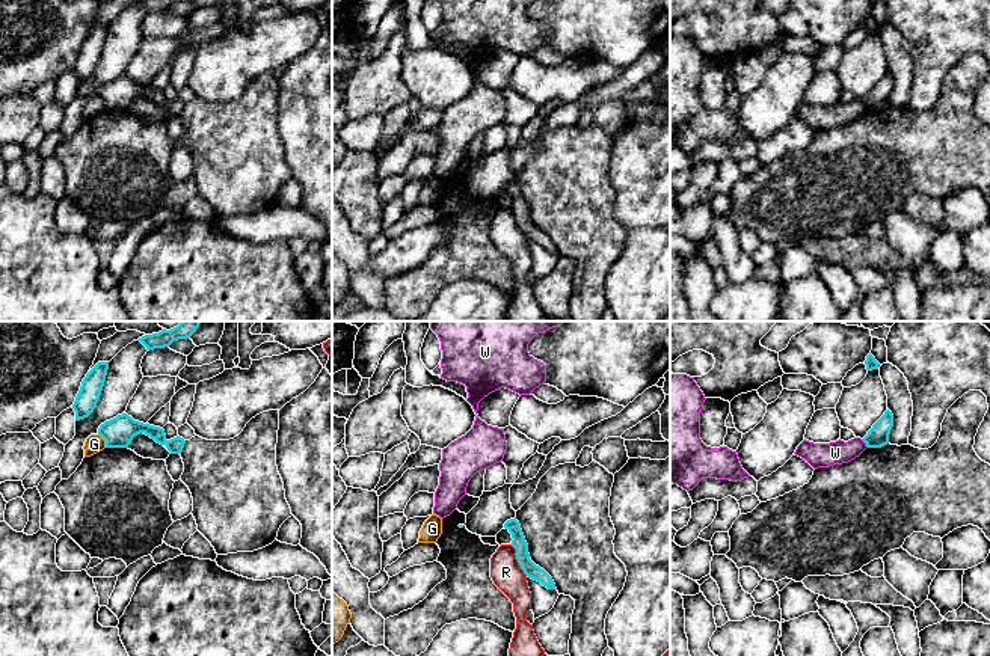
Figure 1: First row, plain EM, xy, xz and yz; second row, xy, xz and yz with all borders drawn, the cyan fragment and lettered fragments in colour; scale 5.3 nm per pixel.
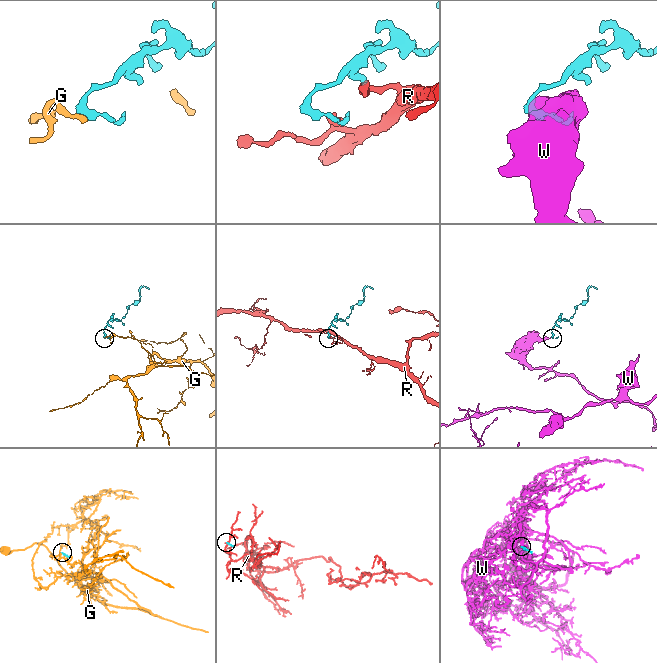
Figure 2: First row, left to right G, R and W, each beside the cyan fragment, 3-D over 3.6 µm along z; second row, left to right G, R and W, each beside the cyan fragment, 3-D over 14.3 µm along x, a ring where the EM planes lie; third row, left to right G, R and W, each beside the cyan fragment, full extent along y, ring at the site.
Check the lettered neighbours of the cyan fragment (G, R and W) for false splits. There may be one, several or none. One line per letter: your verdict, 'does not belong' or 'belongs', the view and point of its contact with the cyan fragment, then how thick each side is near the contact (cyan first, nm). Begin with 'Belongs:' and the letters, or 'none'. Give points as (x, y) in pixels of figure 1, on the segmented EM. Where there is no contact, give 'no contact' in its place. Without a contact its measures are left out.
Belongs: none
G: does not belong; contact xy (104, 439); calibres 160 and 100 nm
R: does not belong; contact xz (516, 558); calibres 80 and 160 nm
W: does not belong; contact yz (865, 442); calibres 110 and 130 nm

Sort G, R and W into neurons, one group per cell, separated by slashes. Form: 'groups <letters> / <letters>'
groups G / R / W

